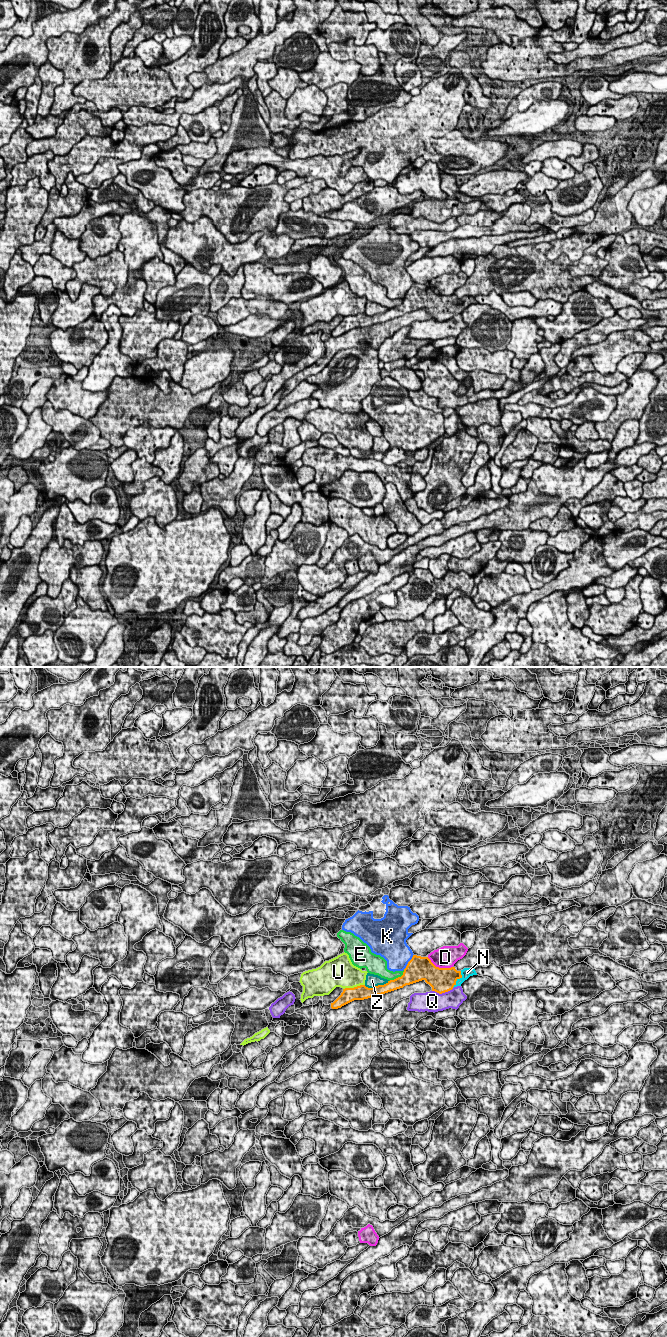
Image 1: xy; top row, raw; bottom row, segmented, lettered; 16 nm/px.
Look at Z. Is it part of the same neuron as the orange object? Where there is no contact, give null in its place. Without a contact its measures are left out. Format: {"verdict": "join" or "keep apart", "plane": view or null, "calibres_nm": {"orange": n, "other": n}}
{"verdict": "keep apart", "plane": "xy", "calibres_nm": {"orange": 240, "other": 200}}

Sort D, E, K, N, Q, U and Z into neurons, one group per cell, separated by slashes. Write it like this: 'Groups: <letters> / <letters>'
Groups: D / E / K / N / Q / U / Z

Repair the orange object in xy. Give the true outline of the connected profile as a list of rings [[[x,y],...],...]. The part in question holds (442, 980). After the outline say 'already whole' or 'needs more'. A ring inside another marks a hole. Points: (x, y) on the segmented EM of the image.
[[[413,955],[401,977],[373,988],[368,988],[365,985],[345,988],[341,995],[331,1003],[331,1008],[338,1009],[354,1000],[364,1000],[382,995],[422,980],[432,987],[432,991],[442,994],[454,987],[461,986],[473,975],[477,975],[473,968],[464,968],[461,971],[457,971],[455,967],[439,968],[428,957]]] | needs more

